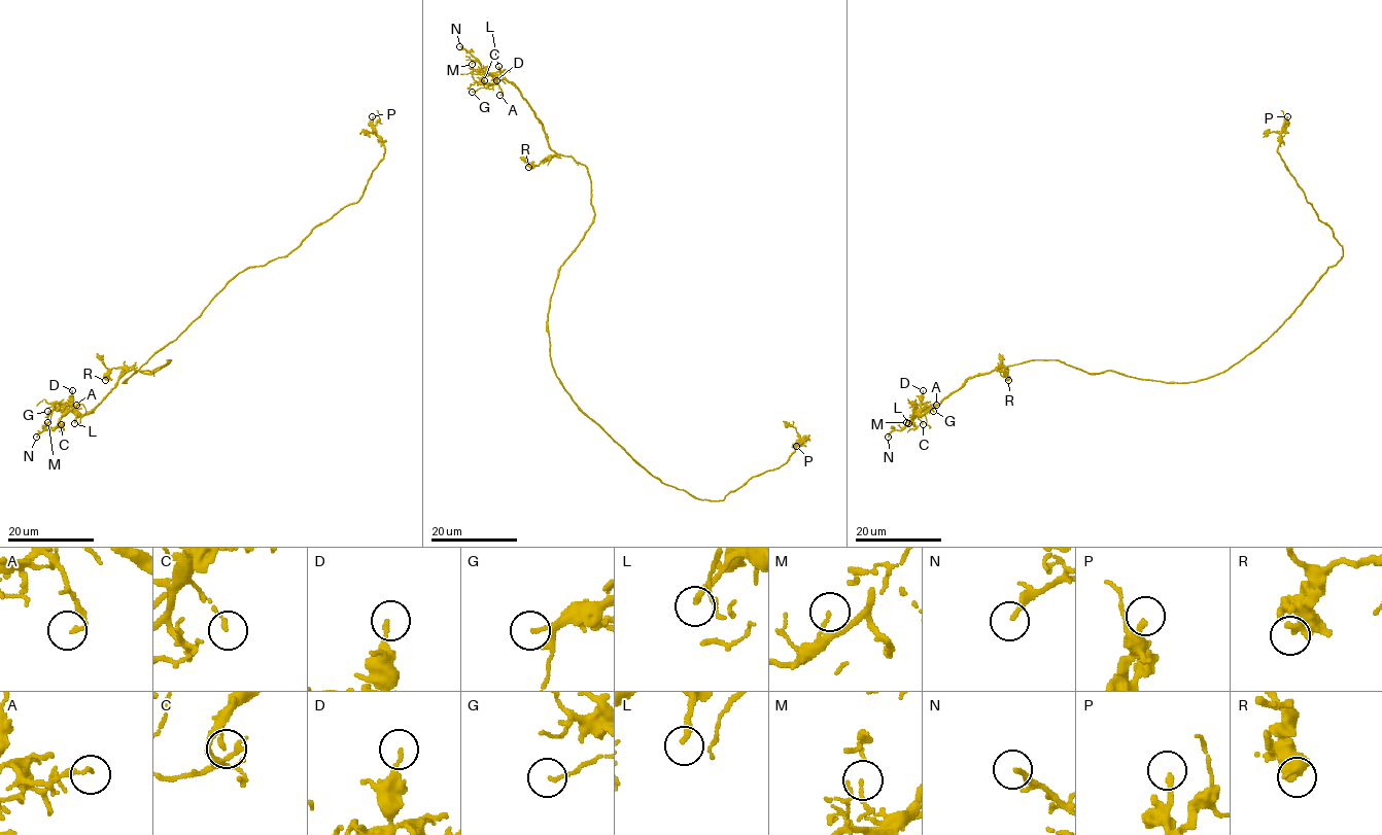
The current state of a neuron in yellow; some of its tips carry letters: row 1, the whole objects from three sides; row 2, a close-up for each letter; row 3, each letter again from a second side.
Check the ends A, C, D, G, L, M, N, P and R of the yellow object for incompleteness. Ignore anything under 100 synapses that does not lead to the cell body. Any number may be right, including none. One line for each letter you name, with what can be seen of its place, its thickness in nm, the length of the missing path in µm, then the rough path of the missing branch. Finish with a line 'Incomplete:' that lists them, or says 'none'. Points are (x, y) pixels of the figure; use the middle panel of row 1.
L: at (498, 66); 240 nm thick; about 70 µm are missing; missing branch runs (498, 66), (486, 38), (479, 31), (451, 25), (450, 22), (485, 7), (580, 11), (597, 18), (620, 34)
Incomplete: L

